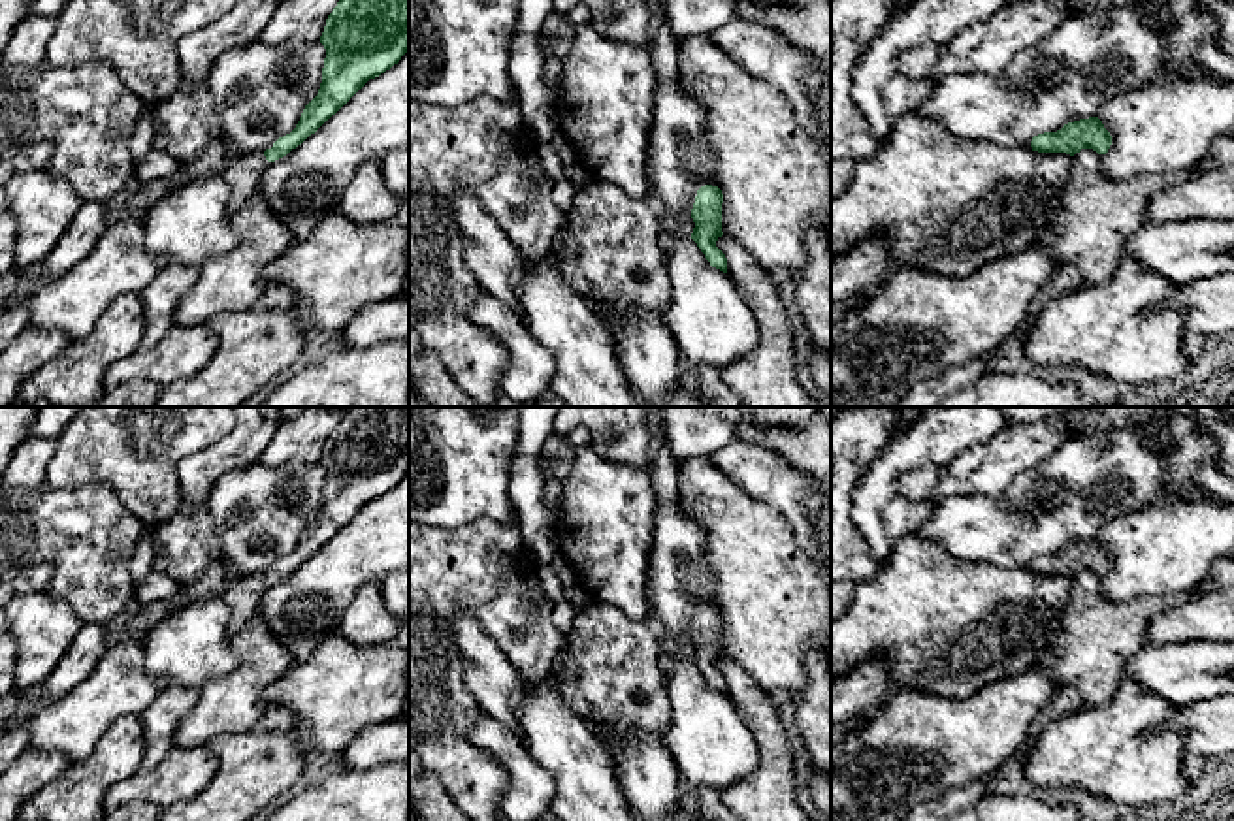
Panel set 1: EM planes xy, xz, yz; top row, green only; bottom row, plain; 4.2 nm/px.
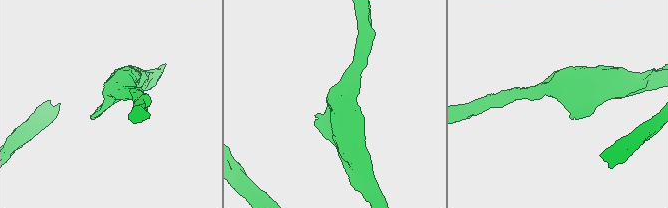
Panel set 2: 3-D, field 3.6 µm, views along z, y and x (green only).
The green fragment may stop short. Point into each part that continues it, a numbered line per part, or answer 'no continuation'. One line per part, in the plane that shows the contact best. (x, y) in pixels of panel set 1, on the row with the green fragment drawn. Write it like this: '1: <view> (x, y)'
1: xy (243, 172)

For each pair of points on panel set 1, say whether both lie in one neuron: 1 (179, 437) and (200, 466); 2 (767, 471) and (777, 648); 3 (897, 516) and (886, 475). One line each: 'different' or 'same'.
1: different
2: different
3: different

